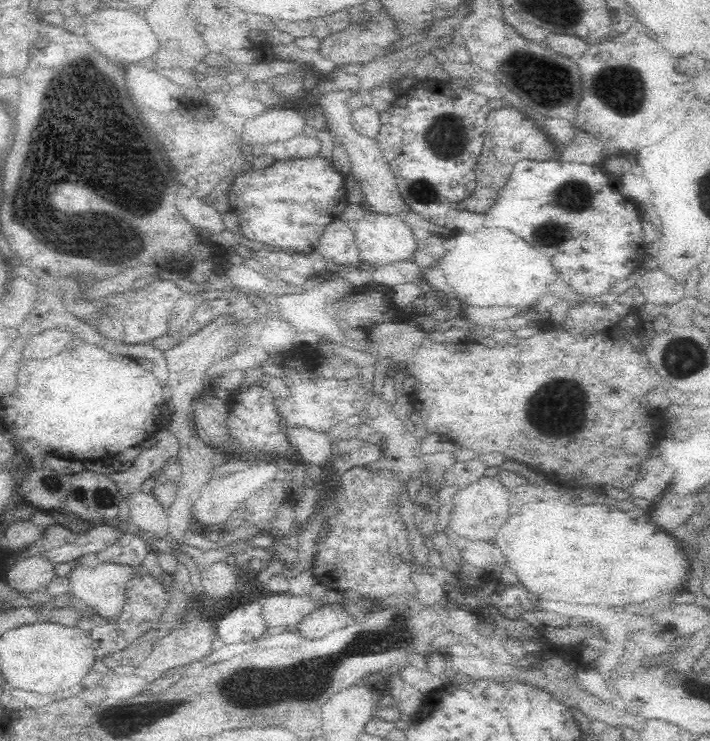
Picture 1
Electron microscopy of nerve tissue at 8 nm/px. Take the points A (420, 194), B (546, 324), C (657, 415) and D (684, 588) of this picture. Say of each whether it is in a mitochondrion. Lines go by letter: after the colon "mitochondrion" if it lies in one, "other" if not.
A: mitochondrion
B: other
C: other
D: other

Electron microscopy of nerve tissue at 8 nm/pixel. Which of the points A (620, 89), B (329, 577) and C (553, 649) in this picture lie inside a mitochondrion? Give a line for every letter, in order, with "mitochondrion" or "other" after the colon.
A: mitochondrion
B: other
C: other

